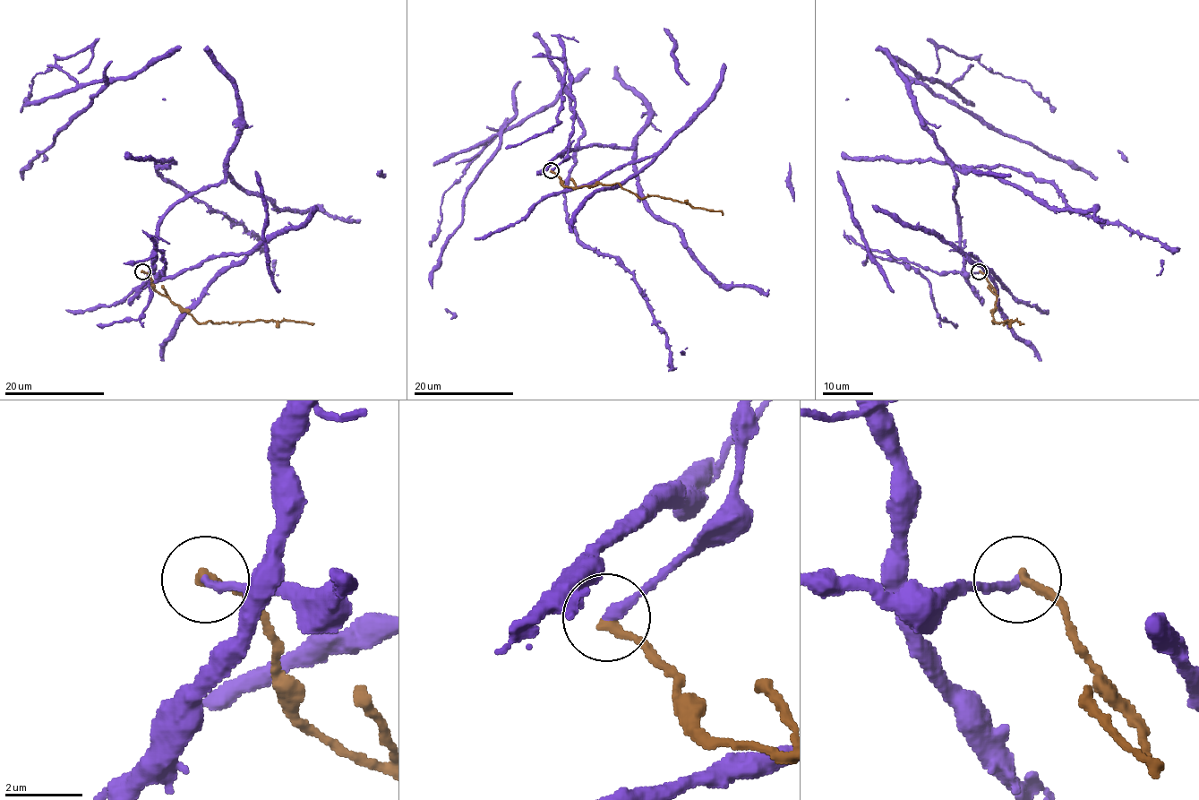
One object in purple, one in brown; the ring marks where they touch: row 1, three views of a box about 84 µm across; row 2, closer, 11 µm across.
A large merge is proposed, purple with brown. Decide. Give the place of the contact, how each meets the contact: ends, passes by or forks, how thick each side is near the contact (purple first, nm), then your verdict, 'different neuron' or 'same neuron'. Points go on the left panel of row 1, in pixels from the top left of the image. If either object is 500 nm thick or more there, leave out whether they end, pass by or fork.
place (142, 271); purple ends; brown ends; calibres 240 and 260 nm; different neuron

